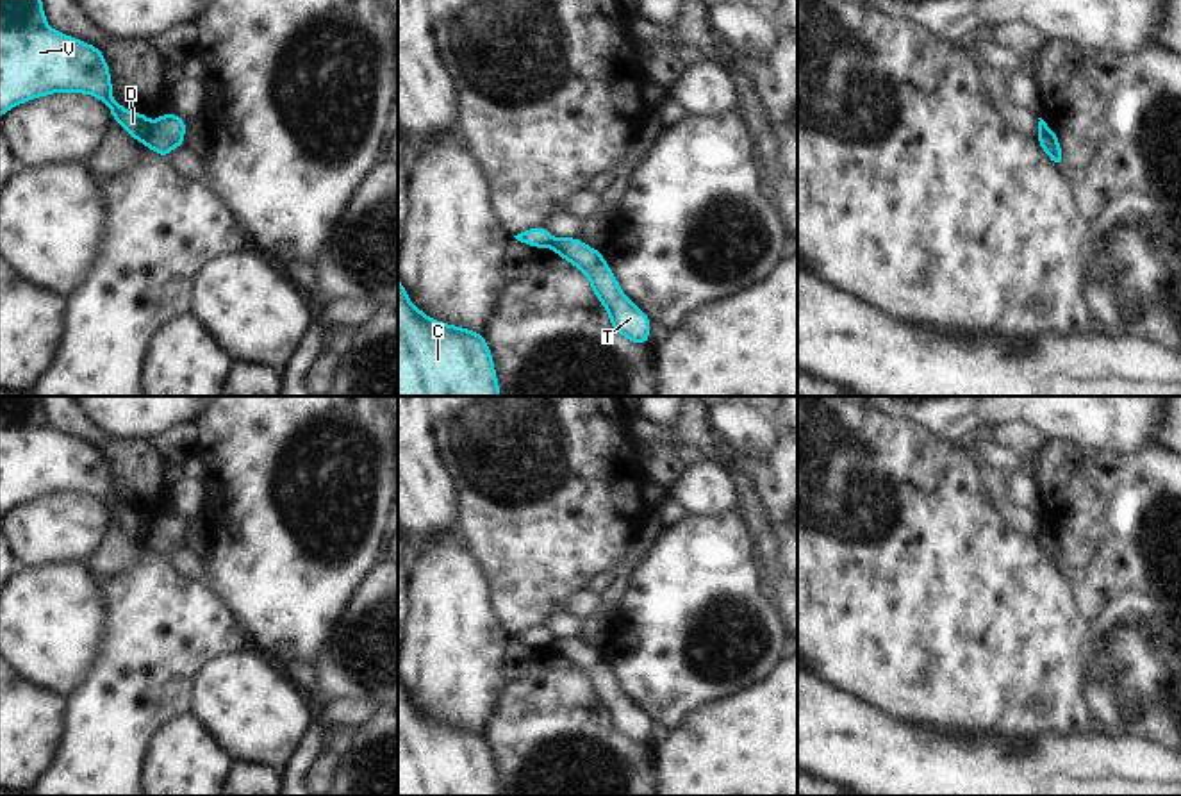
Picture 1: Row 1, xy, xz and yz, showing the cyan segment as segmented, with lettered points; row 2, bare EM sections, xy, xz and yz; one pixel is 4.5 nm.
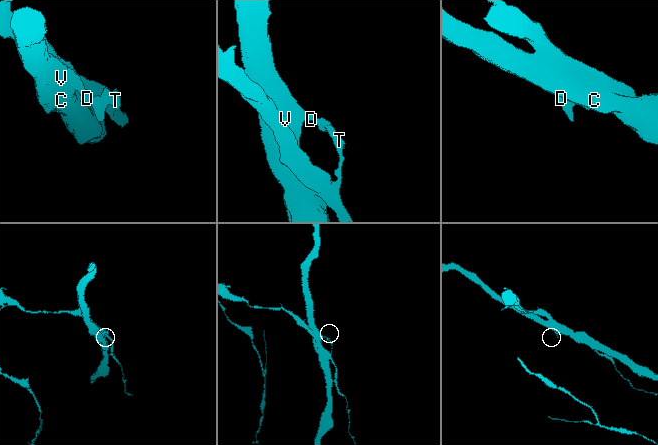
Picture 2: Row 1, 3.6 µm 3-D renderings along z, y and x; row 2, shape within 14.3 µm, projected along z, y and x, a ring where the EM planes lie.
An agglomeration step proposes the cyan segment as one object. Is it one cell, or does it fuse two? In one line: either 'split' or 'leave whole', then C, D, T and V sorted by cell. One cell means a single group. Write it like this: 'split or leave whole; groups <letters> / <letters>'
split; groups C D V / T

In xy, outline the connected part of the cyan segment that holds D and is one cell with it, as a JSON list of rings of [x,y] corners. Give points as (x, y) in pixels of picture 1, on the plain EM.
[[[50,425],[37,428],[0,427],[0,518],[16,505],[55,493],[80,493],[102,500],[139,544],[152,521],[112,496],[109,464],[100,448],[62,434]]]

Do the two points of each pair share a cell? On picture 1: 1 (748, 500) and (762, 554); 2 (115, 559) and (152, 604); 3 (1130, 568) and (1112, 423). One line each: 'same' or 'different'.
1: same
2: different
3: different

